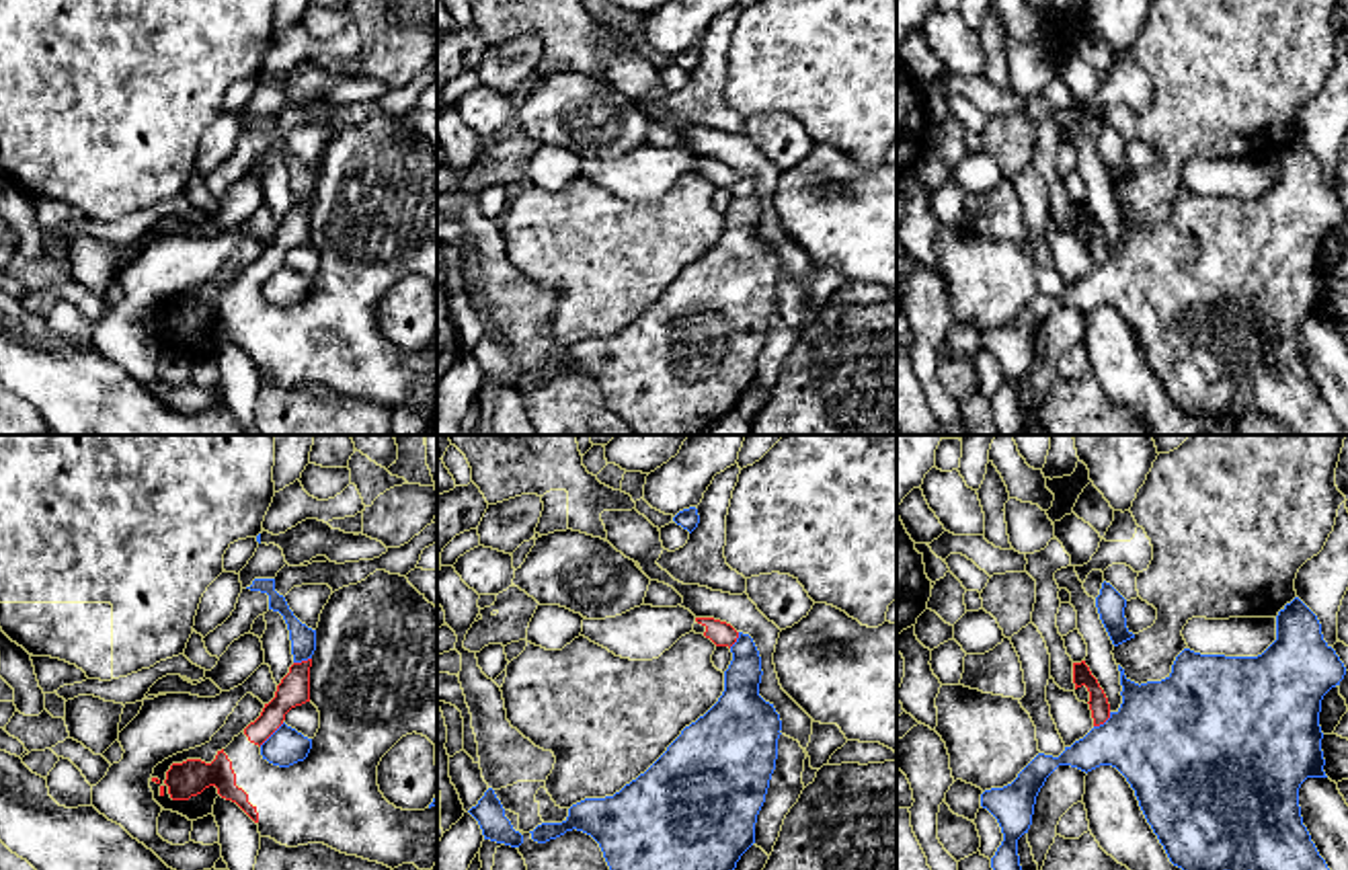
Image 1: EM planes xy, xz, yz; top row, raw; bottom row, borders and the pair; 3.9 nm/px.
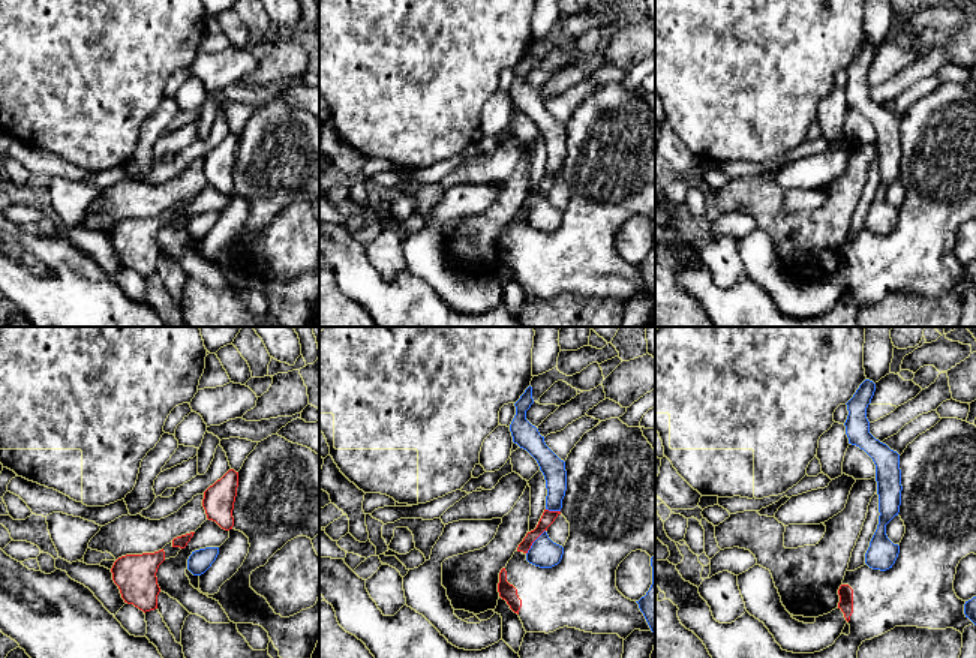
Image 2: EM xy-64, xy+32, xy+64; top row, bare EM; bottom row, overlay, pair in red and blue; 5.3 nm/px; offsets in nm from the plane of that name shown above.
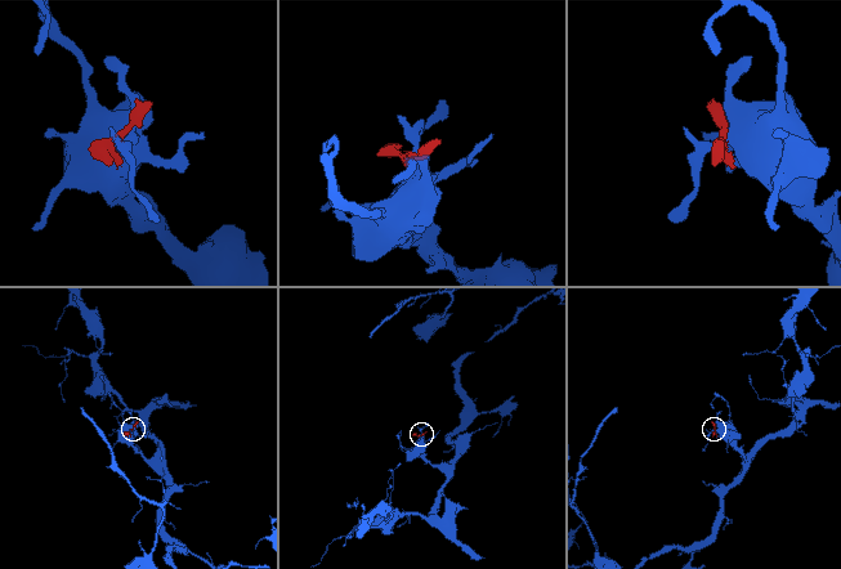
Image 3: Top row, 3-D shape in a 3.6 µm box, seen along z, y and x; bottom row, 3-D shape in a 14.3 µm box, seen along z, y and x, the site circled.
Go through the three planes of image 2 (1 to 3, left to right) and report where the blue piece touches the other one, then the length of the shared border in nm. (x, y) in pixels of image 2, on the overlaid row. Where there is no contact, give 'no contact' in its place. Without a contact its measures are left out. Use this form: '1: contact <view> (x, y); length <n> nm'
1: no contact
2: contact xy+32 (534, 540); length 170 nm
3: no contact

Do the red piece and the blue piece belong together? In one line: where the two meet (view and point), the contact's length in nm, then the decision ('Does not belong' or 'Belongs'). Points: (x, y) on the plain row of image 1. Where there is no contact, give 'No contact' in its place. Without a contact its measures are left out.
Touches red at xy (271, 273). Shared border 140 nm. Does not belong

